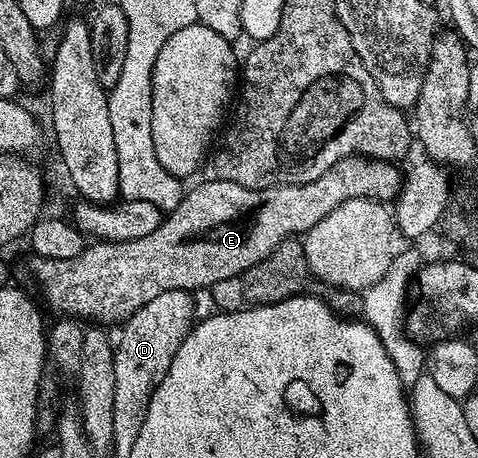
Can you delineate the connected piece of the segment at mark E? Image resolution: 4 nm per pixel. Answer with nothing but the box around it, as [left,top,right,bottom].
[31,156,402,326]

